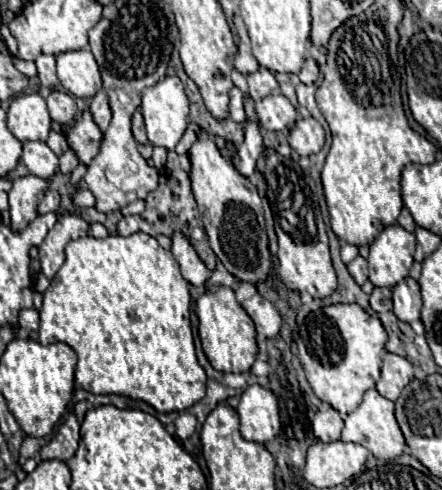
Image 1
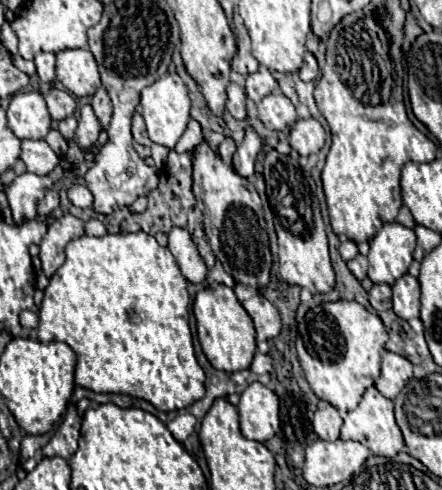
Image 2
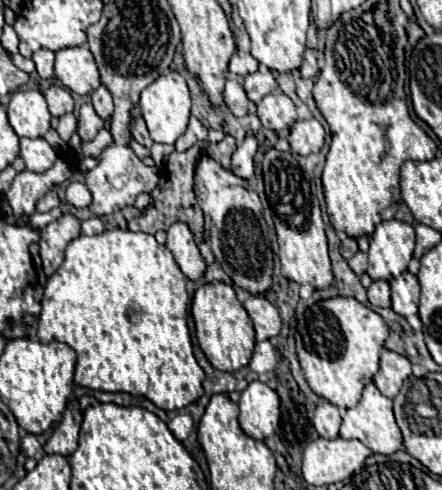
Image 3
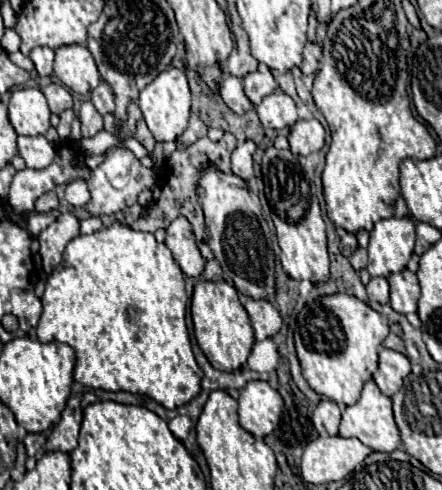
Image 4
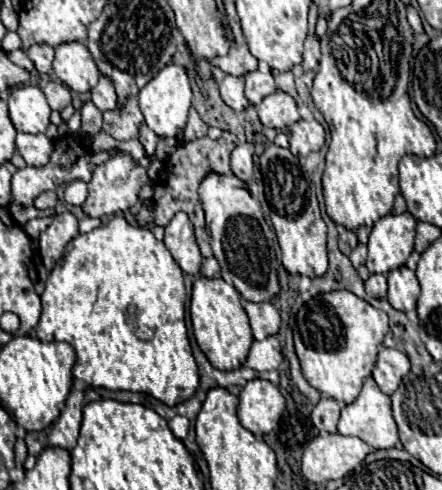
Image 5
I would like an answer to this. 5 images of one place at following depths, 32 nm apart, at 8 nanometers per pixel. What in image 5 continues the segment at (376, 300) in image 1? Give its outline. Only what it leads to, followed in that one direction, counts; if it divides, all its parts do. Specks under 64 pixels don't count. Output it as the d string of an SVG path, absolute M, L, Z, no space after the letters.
M370 274L370 278L364 282L366 292L374 298L386 298L386 276L384 274Z

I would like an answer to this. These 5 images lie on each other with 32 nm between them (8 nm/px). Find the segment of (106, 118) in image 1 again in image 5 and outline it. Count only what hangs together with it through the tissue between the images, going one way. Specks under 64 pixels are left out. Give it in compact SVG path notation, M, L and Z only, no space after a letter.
M102 74L100 80L98 80L98 84L96 84L96 88L92 88L90 94L92 94L92 102L96 104L96 108L98 108L100 112L106 112L106 110L116 108L116 100L118 100L118 98L116 98L112 80L110 80L108 76Z

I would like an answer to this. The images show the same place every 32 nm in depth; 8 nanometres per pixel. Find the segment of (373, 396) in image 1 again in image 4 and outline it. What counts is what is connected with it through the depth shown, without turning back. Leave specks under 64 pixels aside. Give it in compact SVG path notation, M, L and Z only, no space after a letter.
M368 380L362 388L358 402L354 406L348 406L342 412L340 436L354 436L376 452L392 452L392 450L400 448L400 432L398 432L398 426L392 416L392 400L388 396L384 396L380 392L380 388L376 388L374 380Z

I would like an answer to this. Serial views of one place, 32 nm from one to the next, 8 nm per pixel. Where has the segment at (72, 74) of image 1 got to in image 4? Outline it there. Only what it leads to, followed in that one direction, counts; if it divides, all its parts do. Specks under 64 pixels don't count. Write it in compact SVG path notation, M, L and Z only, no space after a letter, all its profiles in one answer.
M68 44L56 50L54 76L76 94L88 94L100 82L96 62L84 44Z

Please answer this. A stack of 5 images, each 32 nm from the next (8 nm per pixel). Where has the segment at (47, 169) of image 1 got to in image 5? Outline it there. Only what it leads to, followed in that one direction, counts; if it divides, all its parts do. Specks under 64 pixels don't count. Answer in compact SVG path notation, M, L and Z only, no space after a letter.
M18 132L16 150L22 154L28 166L44 166L48 164L48 156L52 152L52 140L46 134Z

